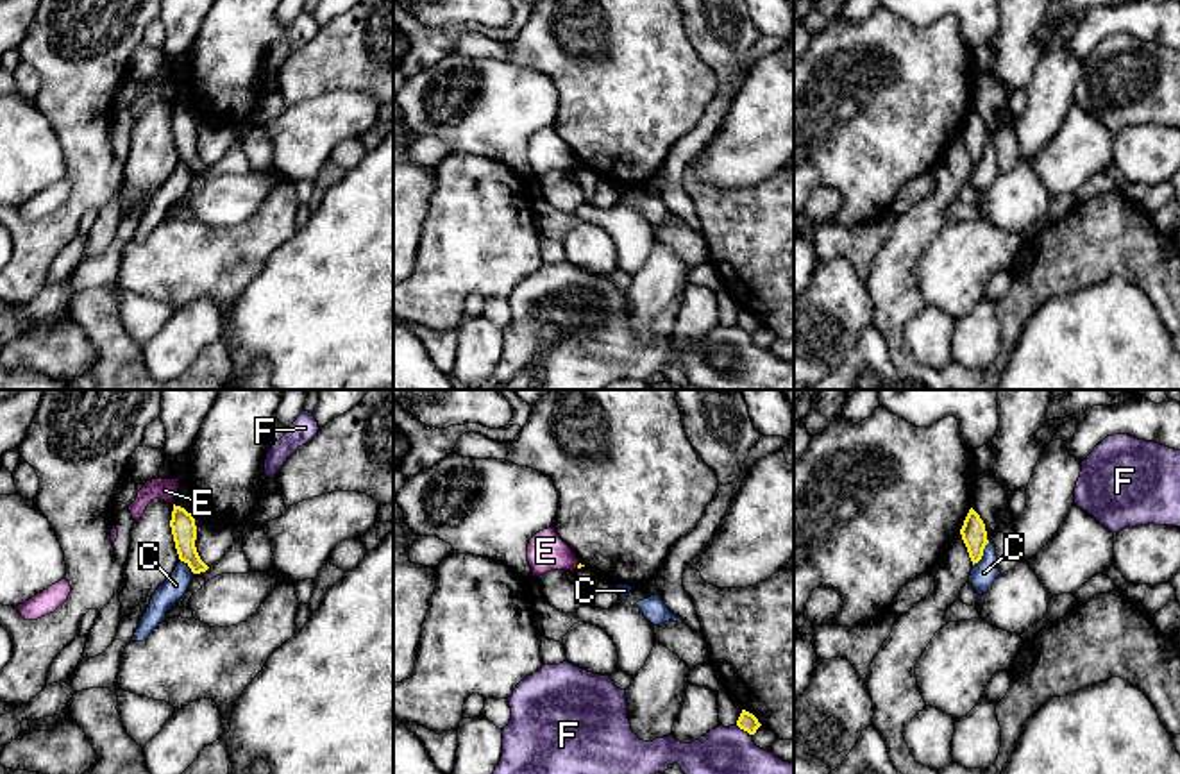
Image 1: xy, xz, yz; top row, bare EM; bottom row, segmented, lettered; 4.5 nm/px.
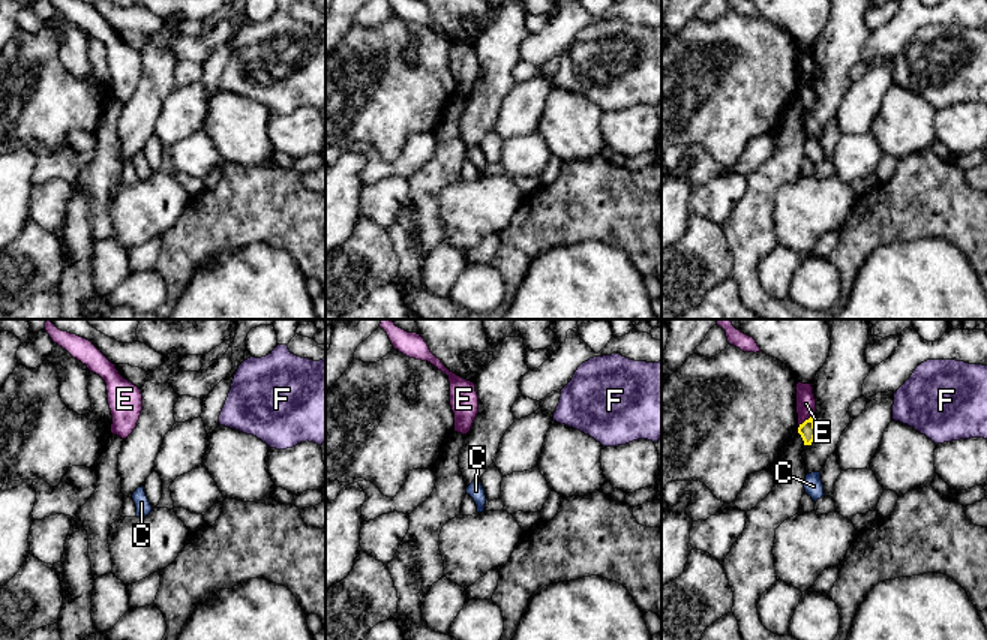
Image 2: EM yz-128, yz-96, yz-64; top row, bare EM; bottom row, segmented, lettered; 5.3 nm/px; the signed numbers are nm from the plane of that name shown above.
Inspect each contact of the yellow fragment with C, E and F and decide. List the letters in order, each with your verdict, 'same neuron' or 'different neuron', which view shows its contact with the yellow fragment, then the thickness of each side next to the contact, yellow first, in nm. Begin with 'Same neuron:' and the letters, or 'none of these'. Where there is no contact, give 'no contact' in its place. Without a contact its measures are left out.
Same neuron: none of these
C: different neuron; contact in yz; calibres 110 and 120 nm
E: different neuron; contact in xz; calibres 20 and 180 nm
F: different neuron; contact in xz; calibres 80 and 200 nm

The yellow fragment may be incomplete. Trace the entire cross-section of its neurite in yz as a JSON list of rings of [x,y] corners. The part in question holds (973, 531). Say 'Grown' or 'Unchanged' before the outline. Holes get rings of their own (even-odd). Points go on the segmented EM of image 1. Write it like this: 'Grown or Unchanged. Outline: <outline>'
Unchanged. Outline: [[[973,508],[969,509],[964,520],[960,534],[967,547],[973,565],[978,563],[983,556],[983,549],[989,543],[989,540],[987,540],[985,524]]]

